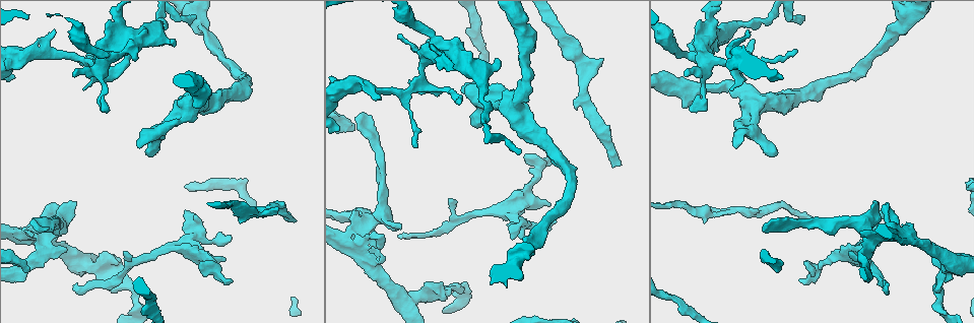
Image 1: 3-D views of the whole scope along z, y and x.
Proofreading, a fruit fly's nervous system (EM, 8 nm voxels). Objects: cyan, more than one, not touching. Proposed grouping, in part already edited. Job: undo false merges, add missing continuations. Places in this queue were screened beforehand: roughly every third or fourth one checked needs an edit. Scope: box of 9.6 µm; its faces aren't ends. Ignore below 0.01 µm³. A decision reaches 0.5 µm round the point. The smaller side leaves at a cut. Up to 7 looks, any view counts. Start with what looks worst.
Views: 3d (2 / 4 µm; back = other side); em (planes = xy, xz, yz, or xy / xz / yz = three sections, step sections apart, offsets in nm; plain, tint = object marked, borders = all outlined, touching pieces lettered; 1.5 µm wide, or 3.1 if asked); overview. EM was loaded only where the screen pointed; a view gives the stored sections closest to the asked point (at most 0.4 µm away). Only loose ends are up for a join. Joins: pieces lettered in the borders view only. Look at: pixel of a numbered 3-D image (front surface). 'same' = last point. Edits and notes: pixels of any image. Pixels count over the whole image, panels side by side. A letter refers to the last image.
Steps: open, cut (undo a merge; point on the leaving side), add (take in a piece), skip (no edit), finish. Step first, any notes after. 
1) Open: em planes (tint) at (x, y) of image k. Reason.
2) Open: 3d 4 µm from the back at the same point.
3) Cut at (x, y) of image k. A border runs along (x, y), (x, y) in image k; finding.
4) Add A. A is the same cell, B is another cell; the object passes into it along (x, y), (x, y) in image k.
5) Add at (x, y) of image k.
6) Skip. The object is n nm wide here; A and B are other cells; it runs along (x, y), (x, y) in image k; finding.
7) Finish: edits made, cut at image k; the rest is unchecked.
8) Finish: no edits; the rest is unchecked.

Open: em yz step 4 (tint) at (138, 146) of image 1. Branch stops here.

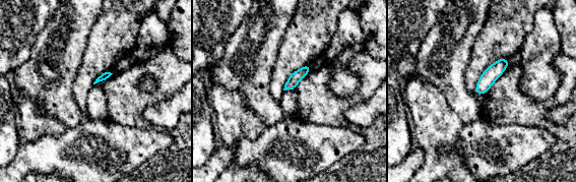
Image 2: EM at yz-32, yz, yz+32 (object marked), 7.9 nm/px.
Open: em planes (borders) at the same point.

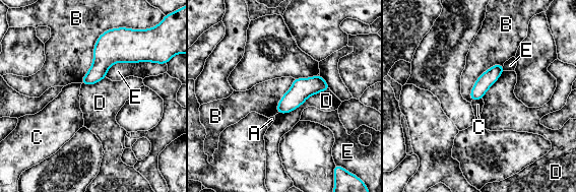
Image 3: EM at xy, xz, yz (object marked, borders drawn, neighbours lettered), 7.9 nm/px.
Skip. A, B, C, D and E are other cells; it runs along (501, 67), (481, 86), (472, 98) in image 3; no lettered piece goes on from it.

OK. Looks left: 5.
Open: em planes (borders) at (77, 284) of image 1.

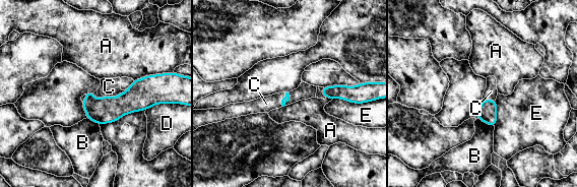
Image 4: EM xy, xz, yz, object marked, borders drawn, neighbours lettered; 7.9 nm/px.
Add C. The longest contact is with C, 280 nm; C is the same cell, A, B, D and E are other cells; it goes on there.

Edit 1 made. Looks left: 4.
Open: overview. Redraw.

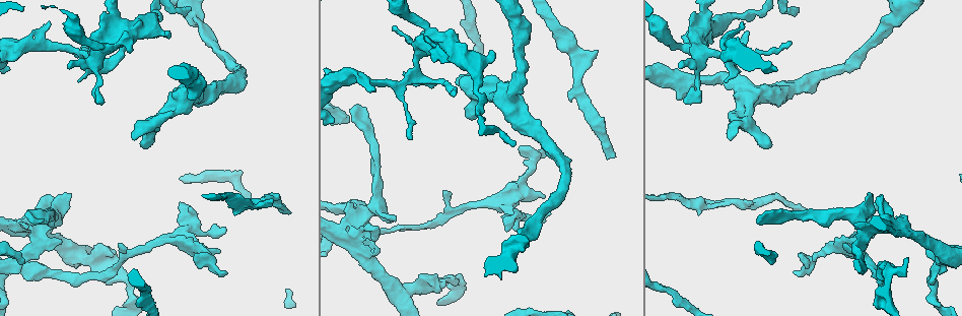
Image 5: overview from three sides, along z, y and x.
Open: em planes (tint) at (843, 243) of image 5. Thin end.

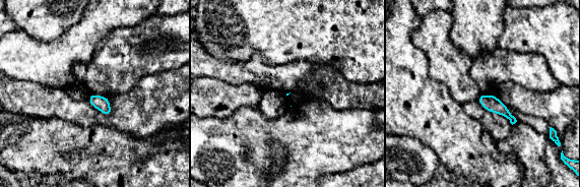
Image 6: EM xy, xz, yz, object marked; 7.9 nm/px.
Open: em planes (borders) at the same point. What lies round it.

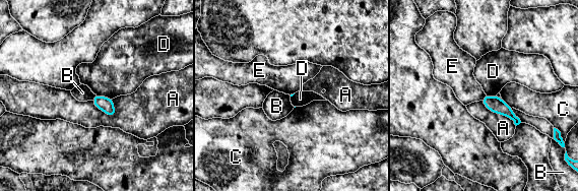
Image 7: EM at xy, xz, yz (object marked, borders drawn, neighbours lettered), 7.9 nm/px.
Skip. A, B, C, D and E are other cells; a border runs along (95, 93), (112, 99) in image 7; none of them fits.

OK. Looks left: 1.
Finish: edits made, add at image 4; the rest is unchecked.

